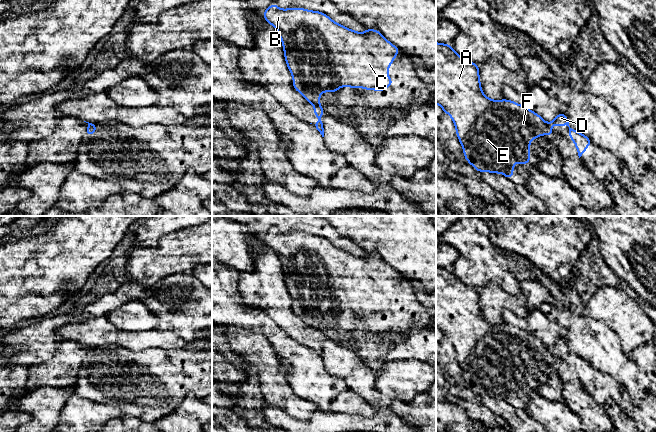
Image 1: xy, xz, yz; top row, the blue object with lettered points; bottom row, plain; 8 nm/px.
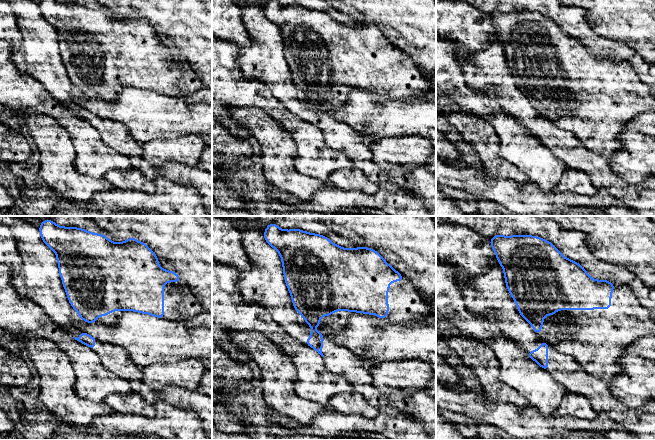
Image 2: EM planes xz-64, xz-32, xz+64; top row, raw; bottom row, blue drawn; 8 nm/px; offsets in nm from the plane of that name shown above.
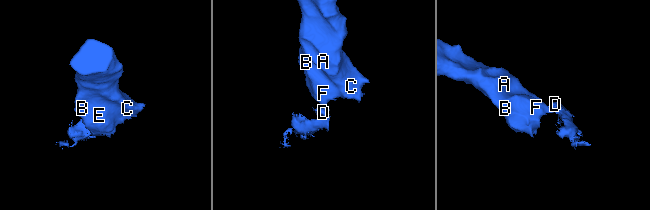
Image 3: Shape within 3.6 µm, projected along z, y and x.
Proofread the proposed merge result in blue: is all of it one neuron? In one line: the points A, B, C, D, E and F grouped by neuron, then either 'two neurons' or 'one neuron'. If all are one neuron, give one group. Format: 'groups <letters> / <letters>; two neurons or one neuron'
groups A B C E F / D; two neurons

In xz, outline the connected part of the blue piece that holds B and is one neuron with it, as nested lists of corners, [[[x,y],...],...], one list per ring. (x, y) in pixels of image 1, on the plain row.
[[[275,227],[262,238],[264,243],[278,254],[295,314],[312,329],[320,330],[321,316],[337,316],[338,312],[346,310],[354,314],[359,310],[366,314],[383,316],[392,309],[393,304],[388,301],[388,291],[392,289],[400,273],[391,268],[379,255],[366,252],[364,257],[360,257],[334,246],[324,237],[303,232],[279,233]]]

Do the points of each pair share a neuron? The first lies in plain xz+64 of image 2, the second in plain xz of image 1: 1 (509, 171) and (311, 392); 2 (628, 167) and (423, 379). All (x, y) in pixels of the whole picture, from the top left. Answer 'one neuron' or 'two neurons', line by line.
1: two neurons
2: one neuron

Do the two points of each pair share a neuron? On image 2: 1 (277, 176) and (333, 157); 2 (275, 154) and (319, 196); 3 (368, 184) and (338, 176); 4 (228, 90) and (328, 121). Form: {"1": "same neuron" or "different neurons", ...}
{"1": "different neurons", "2": "different neurons", "3": "same neuron", "4": "different neurons"}

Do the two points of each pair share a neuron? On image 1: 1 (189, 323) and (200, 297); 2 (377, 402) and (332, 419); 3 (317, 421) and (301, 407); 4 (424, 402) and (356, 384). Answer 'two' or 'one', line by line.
1: one
2: two
3: two
4: one

